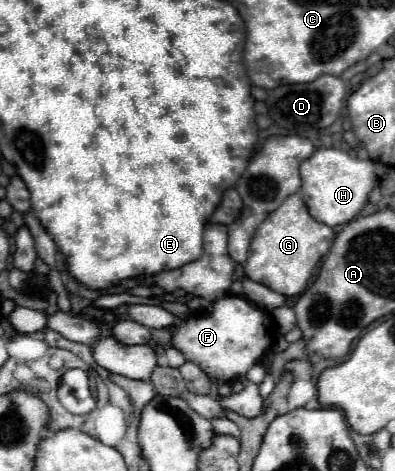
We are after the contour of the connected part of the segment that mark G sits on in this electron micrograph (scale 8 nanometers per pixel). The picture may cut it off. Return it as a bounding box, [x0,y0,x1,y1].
[244,193,334,297]

